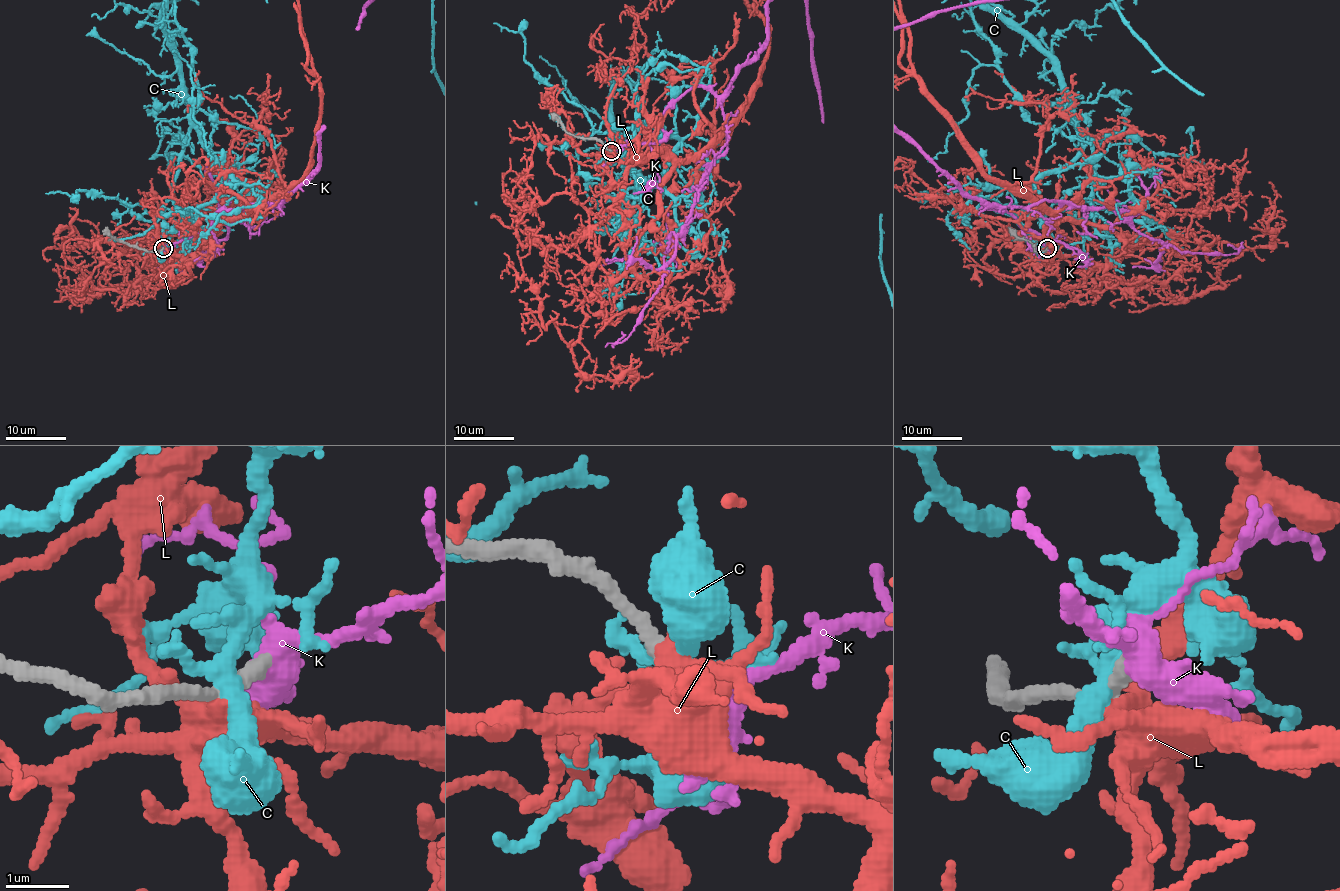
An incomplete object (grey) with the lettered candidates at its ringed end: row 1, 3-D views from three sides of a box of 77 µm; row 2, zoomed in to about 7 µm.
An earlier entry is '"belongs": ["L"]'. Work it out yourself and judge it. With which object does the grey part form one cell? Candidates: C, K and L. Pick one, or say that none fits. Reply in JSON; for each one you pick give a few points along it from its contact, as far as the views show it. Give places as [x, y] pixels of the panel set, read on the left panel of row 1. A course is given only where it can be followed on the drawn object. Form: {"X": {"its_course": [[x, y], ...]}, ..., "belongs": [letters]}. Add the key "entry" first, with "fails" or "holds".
{"entry": "fails", "belongs": ["K"]}

